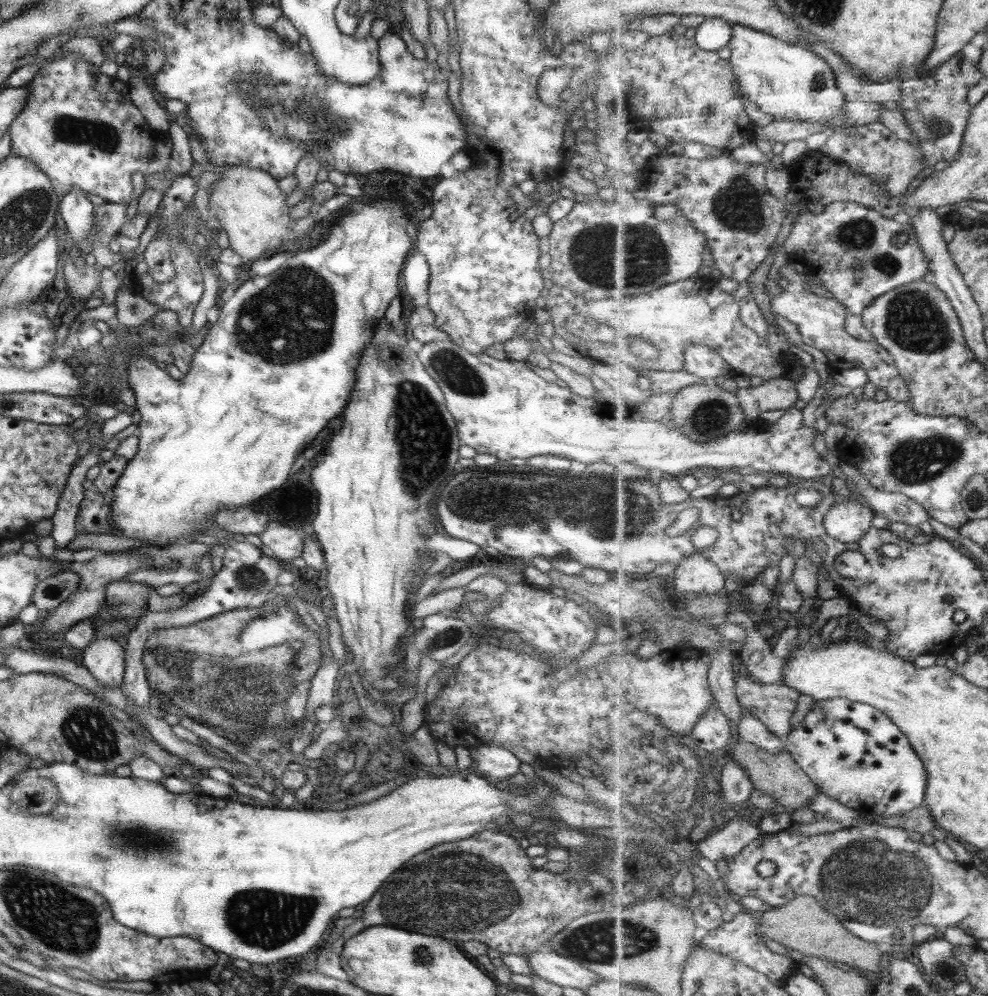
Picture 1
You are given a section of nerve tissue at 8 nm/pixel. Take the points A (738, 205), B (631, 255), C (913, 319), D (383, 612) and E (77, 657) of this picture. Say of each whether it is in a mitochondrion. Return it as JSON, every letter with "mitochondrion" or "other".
{"A":"mitochondrion","B":"mitochondrion","C":"mitochondrion","D":"other","E":"other"}

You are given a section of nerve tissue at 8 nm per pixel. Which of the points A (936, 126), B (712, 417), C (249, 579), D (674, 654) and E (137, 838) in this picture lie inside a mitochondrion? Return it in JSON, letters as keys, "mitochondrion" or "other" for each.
{"A":"mitochondrion","B":"mitochondrion","C":"mitochondrion","D":"other","E":"mitochondrion"}

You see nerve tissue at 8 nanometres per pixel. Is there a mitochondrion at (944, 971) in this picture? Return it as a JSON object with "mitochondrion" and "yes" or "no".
{"mitochondrion":"yes"}

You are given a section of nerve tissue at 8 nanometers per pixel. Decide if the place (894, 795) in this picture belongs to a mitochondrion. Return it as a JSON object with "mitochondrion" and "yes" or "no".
{"mitochondrion":"no"}

